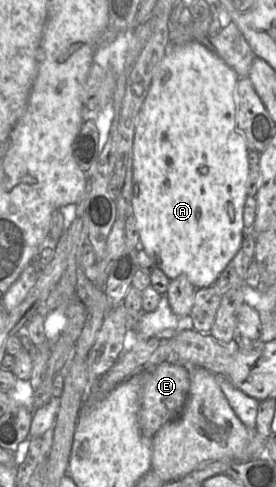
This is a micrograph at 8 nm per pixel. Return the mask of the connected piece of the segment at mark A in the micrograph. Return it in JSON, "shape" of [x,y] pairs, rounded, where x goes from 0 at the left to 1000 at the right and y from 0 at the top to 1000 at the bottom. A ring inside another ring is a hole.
{"shape":[[[721,86],[620,90],[565,152],[525,211],[493,246],[482,296],[482,402],[471,415],[471,441],[489,448],[507,480],[507,509],[562,536],[616,577],[652,567],[674,569],[710,591],[772,585],[797,563],[866,515],[877,495],[902,472],[880,458],[880,431],[895,407],[895,370],[906,351],[899,300],[888,281],[855,253],[855,181],[866,156],[793,115]]]}

